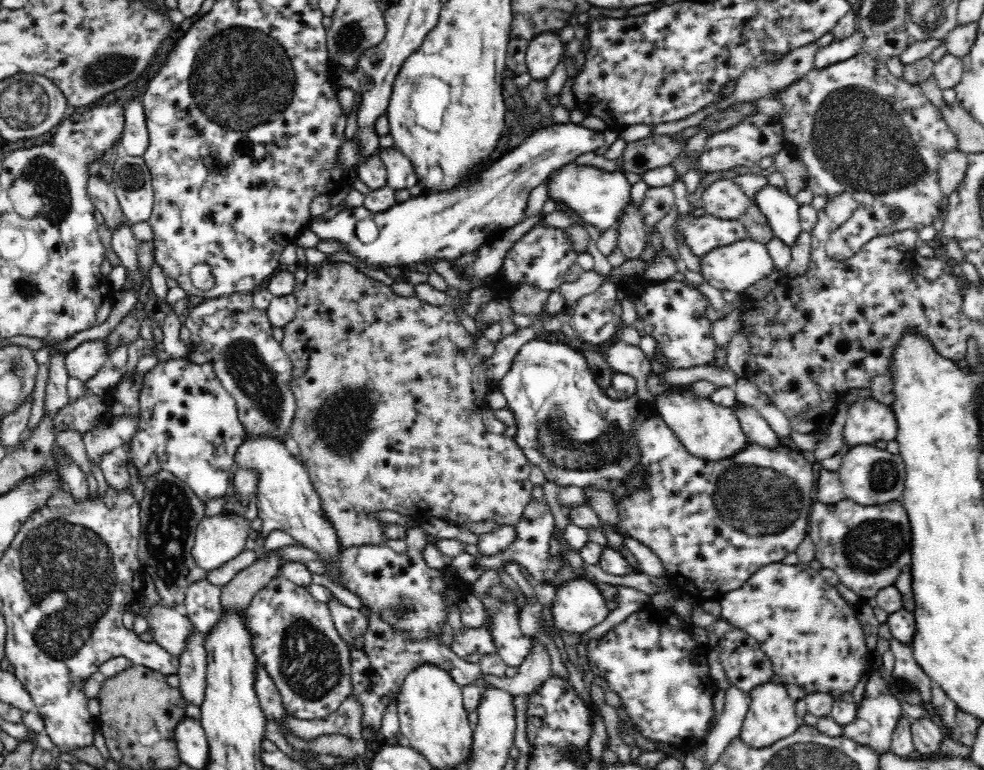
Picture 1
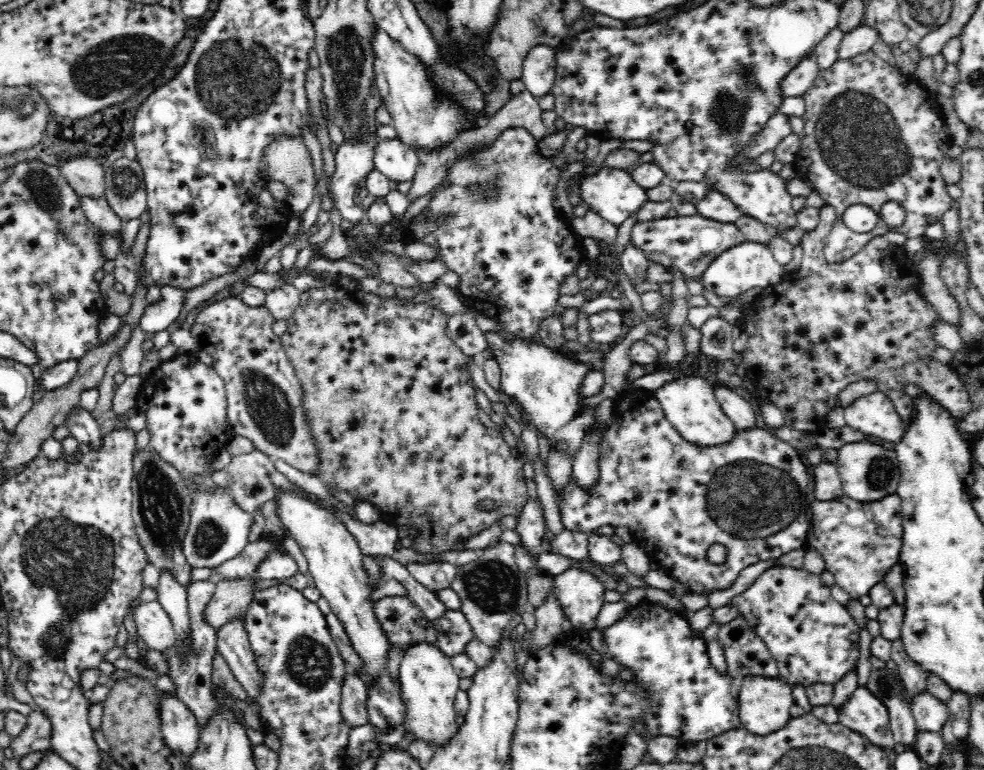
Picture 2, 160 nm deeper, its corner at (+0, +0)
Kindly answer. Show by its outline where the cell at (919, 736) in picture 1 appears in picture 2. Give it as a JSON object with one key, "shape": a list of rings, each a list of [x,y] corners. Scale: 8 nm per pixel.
{"shape":[[[926,690],[913,697],[911,709],[918,730],[941,731],[949,717],[948,702],[942,702]]]}

